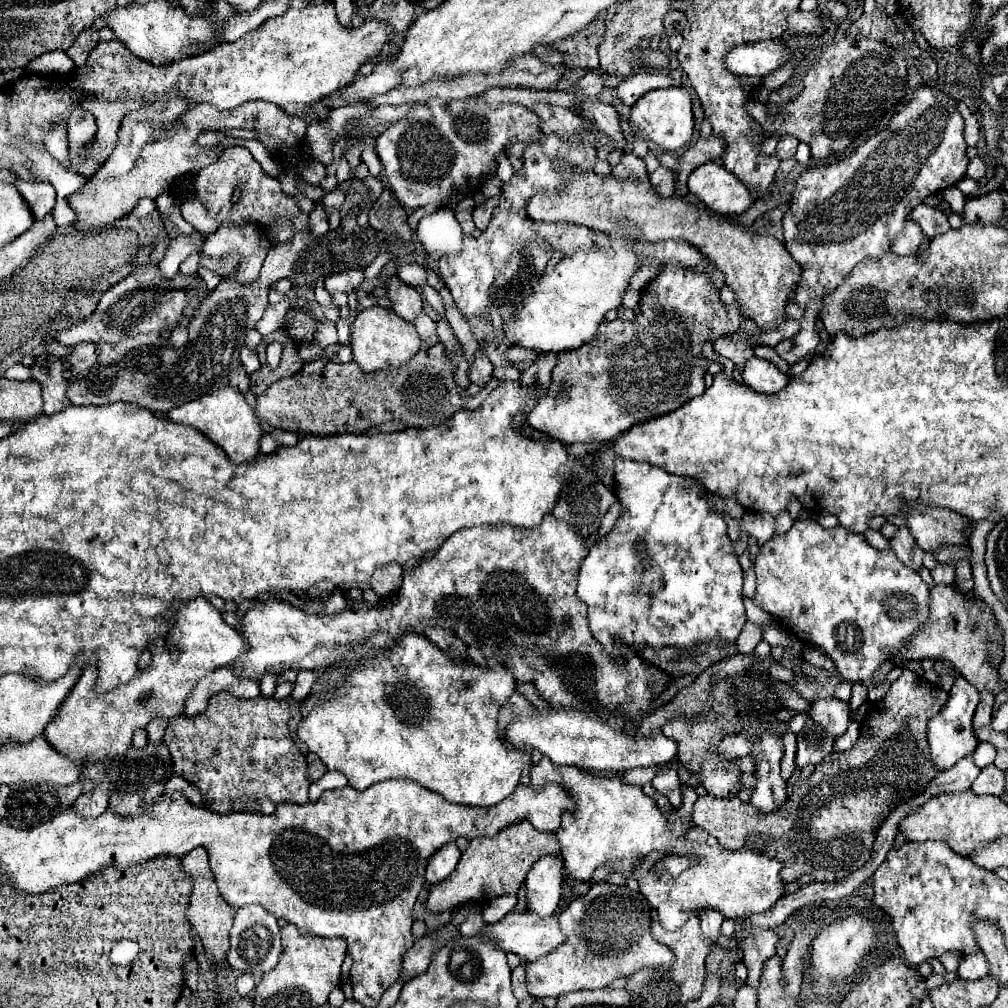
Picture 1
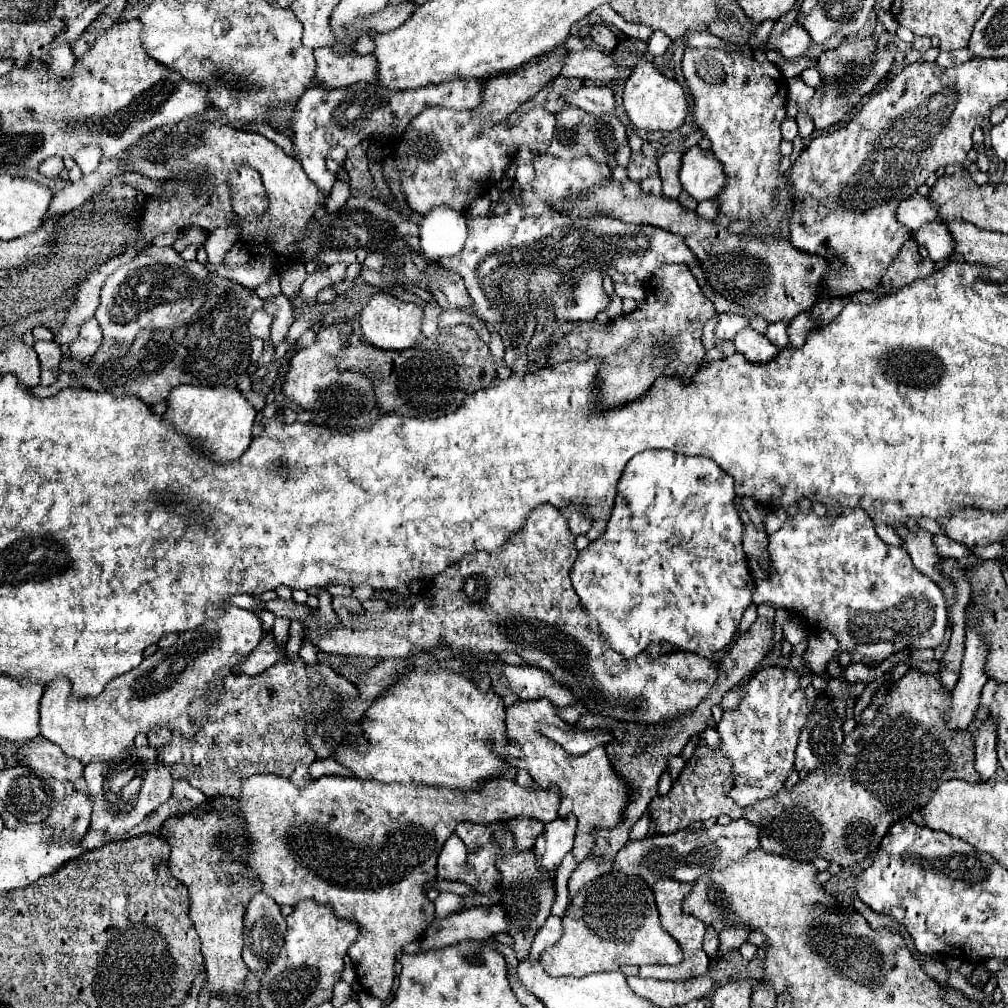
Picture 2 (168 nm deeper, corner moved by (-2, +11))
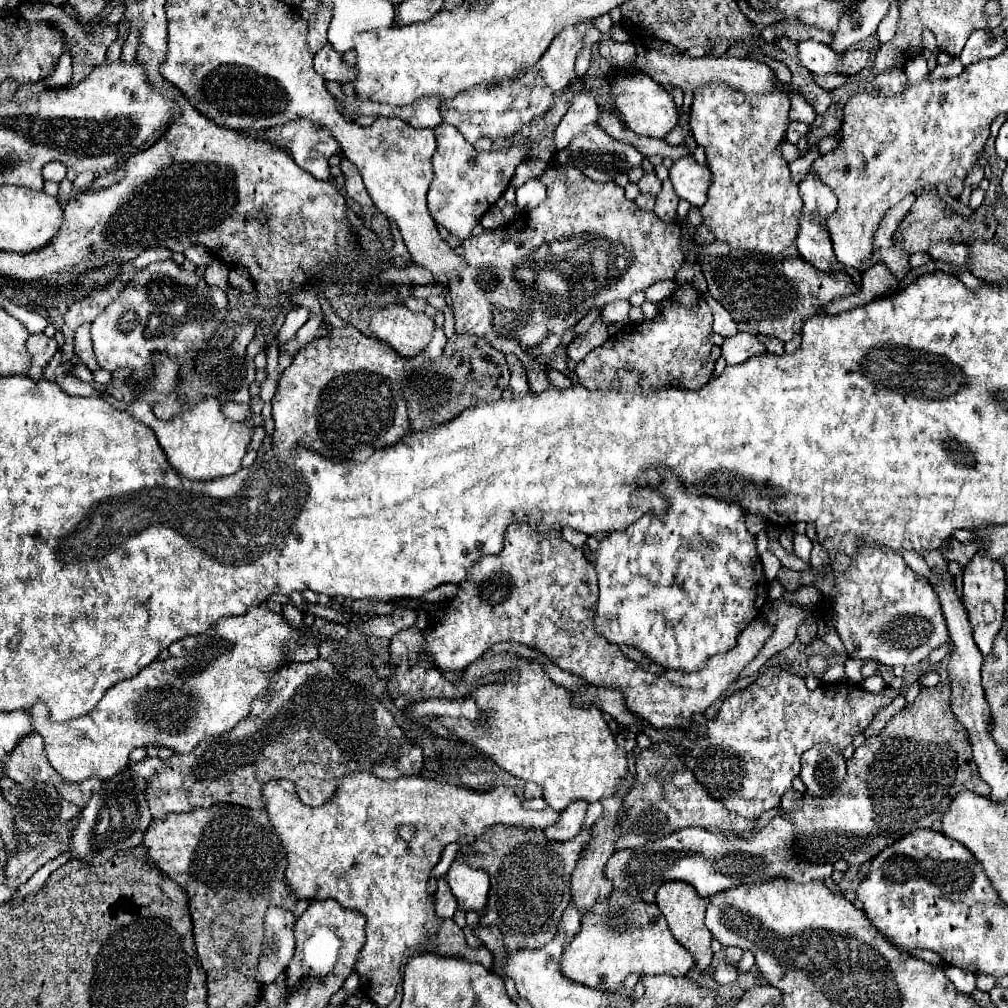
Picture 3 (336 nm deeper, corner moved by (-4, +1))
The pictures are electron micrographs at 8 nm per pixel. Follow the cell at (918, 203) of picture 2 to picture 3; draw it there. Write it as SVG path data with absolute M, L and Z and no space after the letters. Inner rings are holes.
M902 201L902 203L896 205L892 211L888 211L888 215L882 219L880 227L876 229L876 239L874 239L876 247L892 247L892 245L894 245L894 241L896 241L894 235L896 235L898 227L900 227L902 219L904 219L906 213L910 211L908 205L912 205L912 203Z

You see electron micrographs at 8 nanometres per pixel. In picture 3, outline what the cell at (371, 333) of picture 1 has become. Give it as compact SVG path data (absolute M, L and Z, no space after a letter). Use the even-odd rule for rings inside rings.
M404 305L378 309L370 319L374 339L388 343L398 355L410 359L426 349L434 335L434 321L424 313L414 313Z

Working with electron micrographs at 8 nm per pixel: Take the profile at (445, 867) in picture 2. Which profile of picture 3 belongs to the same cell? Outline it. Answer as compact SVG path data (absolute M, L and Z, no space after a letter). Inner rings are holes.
M454 859L446 873L446 883L450 885L452 895L462 901L466 909L482 909L486 905L490 881L484 871L472 869L464 861Z

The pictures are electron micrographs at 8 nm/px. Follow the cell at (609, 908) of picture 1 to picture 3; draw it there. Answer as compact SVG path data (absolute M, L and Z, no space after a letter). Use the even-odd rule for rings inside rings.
M614 889L608 899L598 901L582 919L580 931L566 945L560 971L574 983L616 991L626 975L672 975L684 977L694 967L692 955L672 937L664 915L656 903L632 897L628 891Z

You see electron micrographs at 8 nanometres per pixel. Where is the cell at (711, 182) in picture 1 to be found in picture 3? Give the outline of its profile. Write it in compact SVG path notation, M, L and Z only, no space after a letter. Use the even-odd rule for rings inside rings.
M684 155L674 161L670 169L670 181L680 199L686 199L692 207L702 207L708 197L712 173L706 165L700 165L692 155Z

